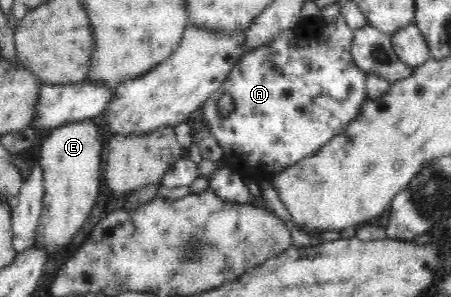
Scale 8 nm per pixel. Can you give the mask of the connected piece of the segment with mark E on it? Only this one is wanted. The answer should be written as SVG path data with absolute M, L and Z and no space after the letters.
M95 119L73 123L47 135L37 160L43 170L44 201L31 247L41 247L45 253L55 253L73 241L71 237L75 237L83 227L97 201L104 152L104 140Z

